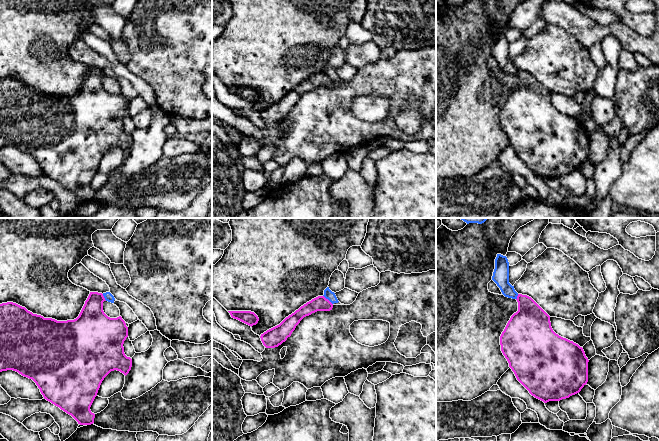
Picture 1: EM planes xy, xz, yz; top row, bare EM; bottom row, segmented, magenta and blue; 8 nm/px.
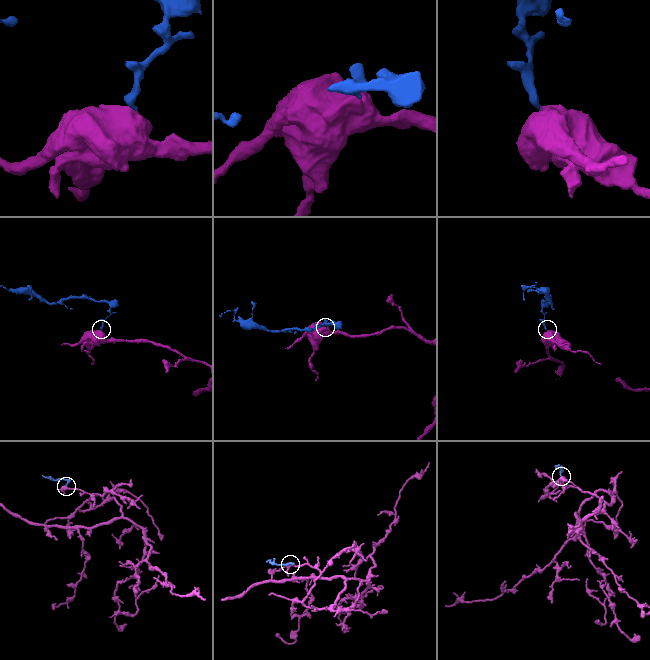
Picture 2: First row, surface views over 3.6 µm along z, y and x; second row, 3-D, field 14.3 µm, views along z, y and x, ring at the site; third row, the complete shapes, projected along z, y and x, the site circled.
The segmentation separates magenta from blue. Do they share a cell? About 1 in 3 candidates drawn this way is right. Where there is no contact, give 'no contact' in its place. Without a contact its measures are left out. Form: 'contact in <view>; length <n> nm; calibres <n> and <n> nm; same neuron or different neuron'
contact in xz; length 110 nm; calibres 120 and 80 nm; different neuron

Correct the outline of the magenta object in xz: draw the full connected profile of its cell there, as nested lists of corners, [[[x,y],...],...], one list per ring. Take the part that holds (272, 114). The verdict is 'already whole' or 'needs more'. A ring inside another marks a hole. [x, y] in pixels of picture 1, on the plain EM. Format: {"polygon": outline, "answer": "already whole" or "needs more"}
{"polygon": [[[318,72],[286,93],[279,101],[261,110],[261,117],[266,124],[278,123],[291,112],[304,93],[317,87],[330,87],[332,84],[333,80],[328,75],[324,72]]], "answer": "already whole"}

